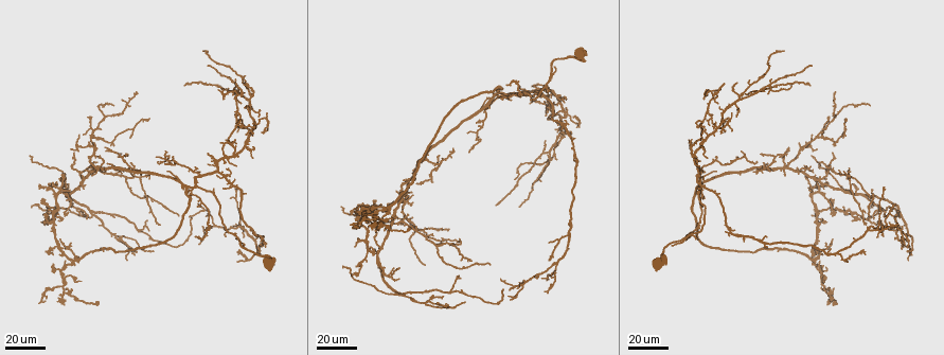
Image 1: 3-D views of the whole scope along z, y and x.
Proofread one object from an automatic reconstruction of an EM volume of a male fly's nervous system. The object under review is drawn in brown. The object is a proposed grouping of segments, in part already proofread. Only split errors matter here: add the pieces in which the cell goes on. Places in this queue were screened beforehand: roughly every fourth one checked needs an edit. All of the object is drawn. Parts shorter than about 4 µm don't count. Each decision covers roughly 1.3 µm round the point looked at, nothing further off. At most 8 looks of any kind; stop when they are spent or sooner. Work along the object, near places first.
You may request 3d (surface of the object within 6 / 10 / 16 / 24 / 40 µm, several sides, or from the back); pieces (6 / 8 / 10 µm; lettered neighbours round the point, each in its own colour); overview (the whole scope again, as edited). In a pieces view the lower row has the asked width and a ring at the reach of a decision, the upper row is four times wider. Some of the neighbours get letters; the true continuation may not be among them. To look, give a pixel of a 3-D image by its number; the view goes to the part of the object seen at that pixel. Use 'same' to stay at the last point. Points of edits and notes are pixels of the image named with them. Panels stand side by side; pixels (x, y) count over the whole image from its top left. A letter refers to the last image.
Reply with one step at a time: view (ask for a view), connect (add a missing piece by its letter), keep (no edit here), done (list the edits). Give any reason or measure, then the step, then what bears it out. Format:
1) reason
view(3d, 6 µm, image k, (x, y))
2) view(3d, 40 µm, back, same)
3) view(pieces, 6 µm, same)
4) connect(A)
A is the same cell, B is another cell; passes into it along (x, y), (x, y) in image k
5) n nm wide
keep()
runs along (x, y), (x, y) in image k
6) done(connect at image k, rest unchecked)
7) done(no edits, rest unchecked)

thin end
view(3d, 40 µm, image 1, (208, 153))

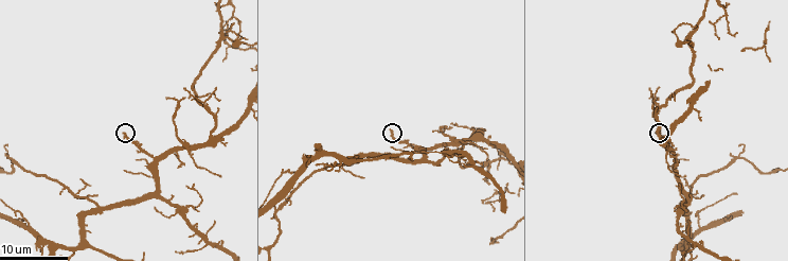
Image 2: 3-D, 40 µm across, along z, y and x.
view(pieces, 10 µm, image 2, (124, 134))

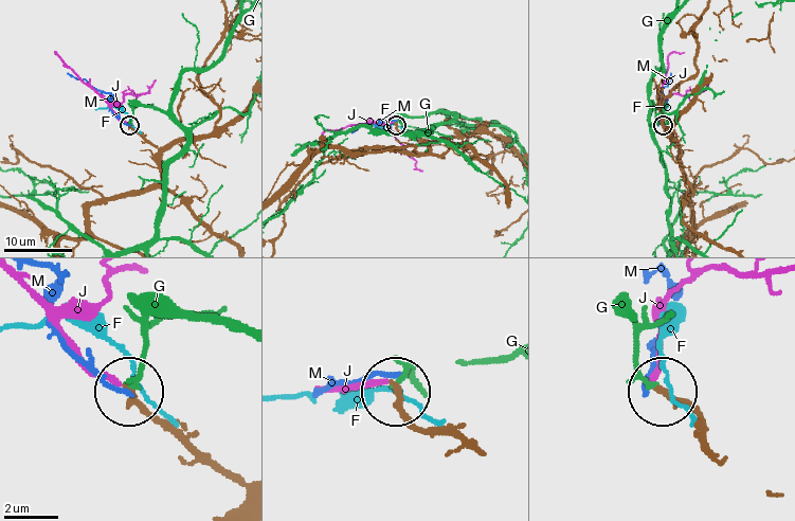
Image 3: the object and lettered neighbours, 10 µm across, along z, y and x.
190 nm wide
connect(J)
J is the same cell, F, G and M are other cells; passes into it along (448, 435), (422, 429), (386, 381), (327, 388) in image 3; the cell continues

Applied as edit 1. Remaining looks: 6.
view(3d, 40 µm, image 1, (811, 86))

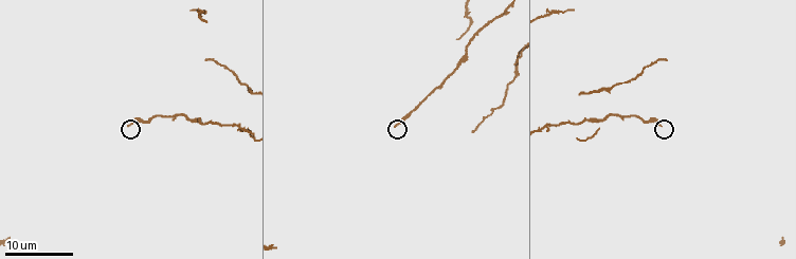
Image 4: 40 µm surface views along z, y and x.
view(3d, 10 µm, image 4, (128, 127))

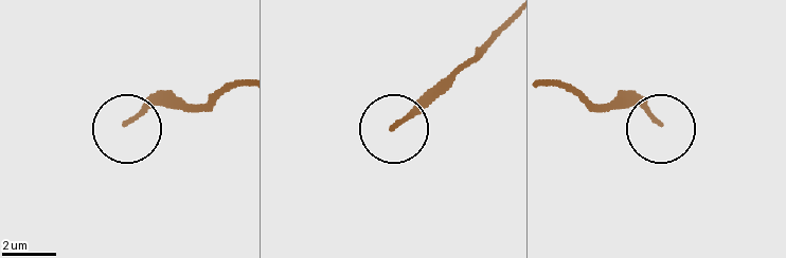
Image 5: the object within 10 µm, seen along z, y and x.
view(pieces, 10 µm, image 5, (657, 120))

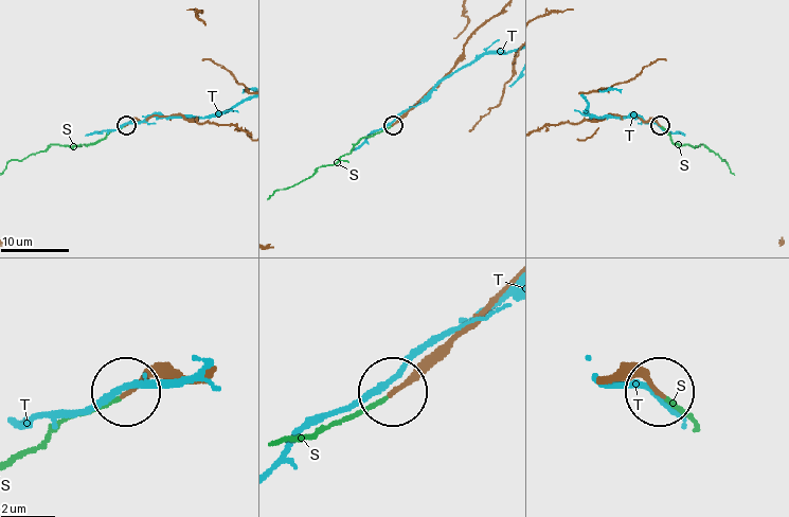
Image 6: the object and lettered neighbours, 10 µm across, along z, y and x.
connect(S)
S is the same cell, T is another cell; passes into it along (462, 325), (391, 396), (307, 438), (280, 442) in image 6; the cell continues

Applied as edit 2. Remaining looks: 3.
view(overview)

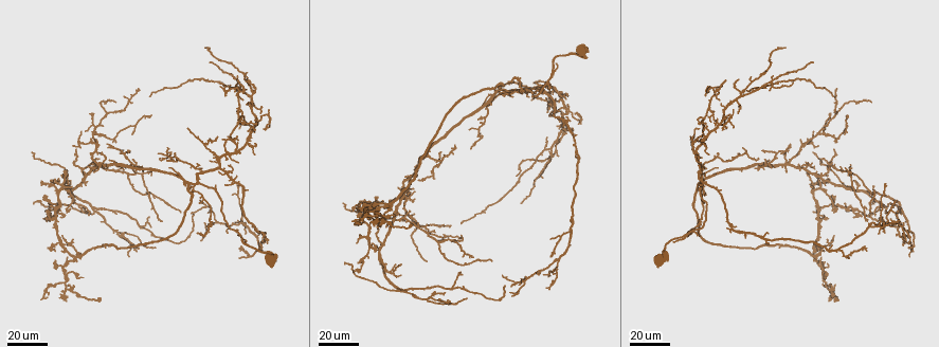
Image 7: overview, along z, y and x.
view(3d, 24 µm, image 7, (217, 135))

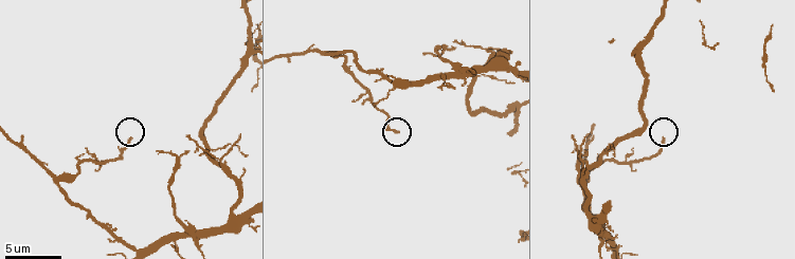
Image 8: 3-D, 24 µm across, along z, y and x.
what lies round it
view(pieces, 6 µm, image 8, (662, 138))

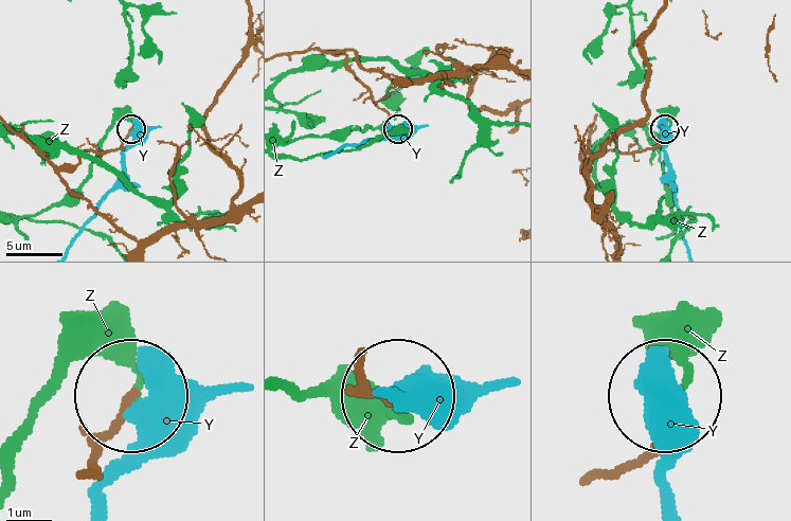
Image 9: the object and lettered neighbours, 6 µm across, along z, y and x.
160 nm wide
keep()
Y and Z are other cells; runs along (93, 475), (127, 399) in image 9; no lettered piece goes on from it

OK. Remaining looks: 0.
done(connect at image 3, connect at image 6, rest unchecked)

